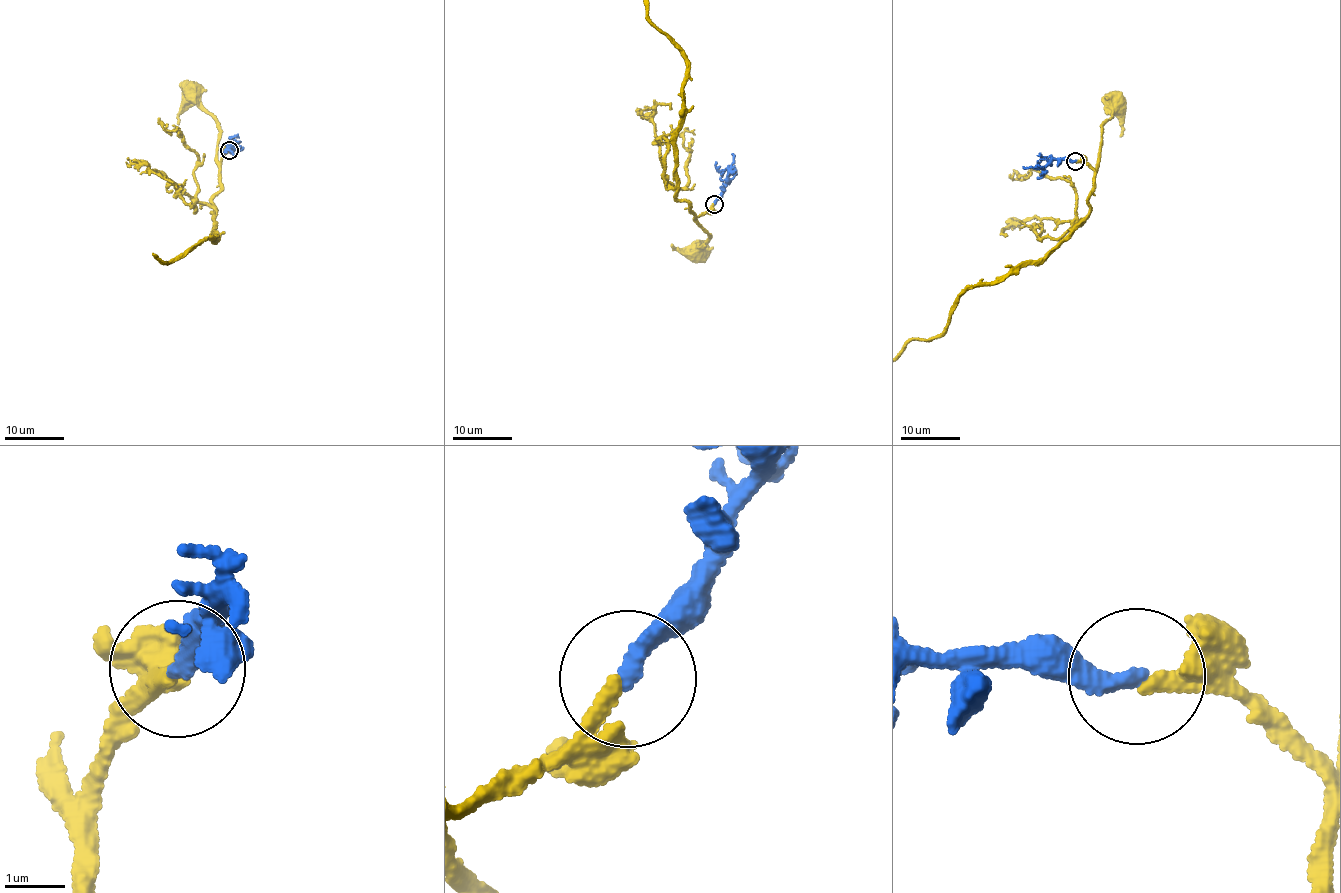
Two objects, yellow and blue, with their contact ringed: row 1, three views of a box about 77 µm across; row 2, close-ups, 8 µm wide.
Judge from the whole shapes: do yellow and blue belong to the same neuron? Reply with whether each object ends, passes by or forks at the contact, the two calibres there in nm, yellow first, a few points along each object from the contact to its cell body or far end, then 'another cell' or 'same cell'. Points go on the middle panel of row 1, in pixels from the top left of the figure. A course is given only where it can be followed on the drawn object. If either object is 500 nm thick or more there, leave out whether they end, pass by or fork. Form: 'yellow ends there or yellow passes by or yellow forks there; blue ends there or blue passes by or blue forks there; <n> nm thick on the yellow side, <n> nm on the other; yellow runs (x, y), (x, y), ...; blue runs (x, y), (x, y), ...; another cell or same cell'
yellow ends there; blue ends there; 280 nm thick on the yellow side, 320 nm on the other; yellow runs (713, 204), (696, 220), (712, 236), (700, 250), (703, 252), (699, 257); blue runs (714, 204), (725, 184), (733, 154); same cell

